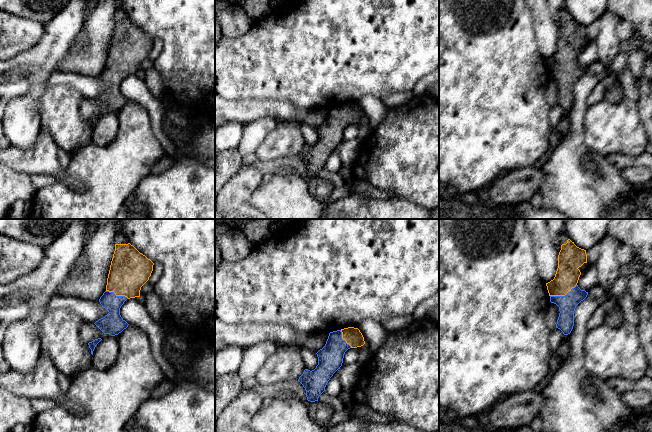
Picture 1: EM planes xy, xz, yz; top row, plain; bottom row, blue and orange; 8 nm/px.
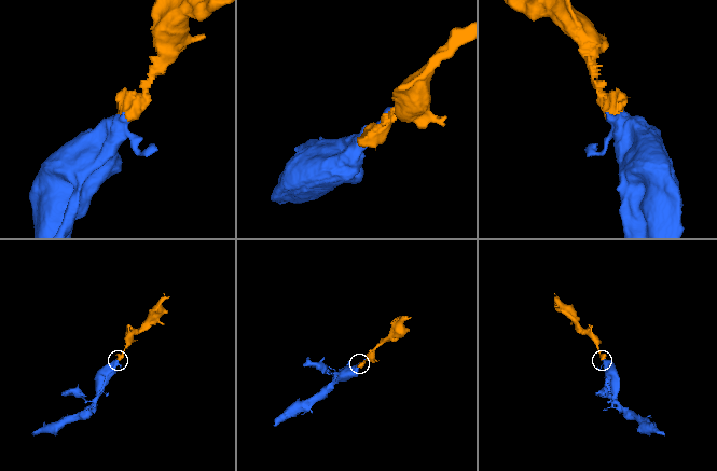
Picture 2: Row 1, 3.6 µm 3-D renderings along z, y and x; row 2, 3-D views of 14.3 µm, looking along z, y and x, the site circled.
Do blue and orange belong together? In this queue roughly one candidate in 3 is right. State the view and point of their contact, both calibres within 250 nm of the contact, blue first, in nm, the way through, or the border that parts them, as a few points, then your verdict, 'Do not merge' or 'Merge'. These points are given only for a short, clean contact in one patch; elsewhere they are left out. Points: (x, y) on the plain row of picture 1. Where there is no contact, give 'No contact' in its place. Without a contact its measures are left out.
Touches blue at yz (563, 72). Thickness 140 nm (blue) against 190 nm. Path across: yz (567, 80), (567, 76), (563, 72), (567, 51). Merge

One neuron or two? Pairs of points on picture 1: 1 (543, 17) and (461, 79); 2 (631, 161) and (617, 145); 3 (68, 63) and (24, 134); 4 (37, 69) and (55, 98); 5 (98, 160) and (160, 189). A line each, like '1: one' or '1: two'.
1: two
2: two
3: two
4: two
5: two

